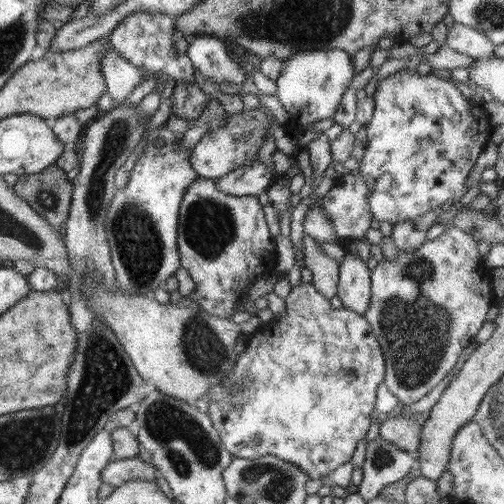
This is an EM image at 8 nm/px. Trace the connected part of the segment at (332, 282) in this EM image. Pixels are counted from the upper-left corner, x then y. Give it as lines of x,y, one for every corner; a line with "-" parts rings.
307,234
302,237
305,267
312,271
312,284
324,298
330,300
337,294
339,264
328,256

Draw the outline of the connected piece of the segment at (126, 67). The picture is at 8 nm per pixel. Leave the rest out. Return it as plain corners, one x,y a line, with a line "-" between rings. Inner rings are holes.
114,50
101,56
99,70
105,76
105,91
116,101
116,105
125,104
128,94
144,80
142,77
145,75

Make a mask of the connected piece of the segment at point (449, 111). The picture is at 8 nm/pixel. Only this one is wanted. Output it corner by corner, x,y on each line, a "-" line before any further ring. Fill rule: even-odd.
407,69
380,79
373,98
373,117
364,127
366,152
358,168
368,186
373,217
394,226
439,209
446,203
459,206
460,198
471,187
469,176
472,167
486,144
495,138
494,121
486,113
485,106
467,99
449,80

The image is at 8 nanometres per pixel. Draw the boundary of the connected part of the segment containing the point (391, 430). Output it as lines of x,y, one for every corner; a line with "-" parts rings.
404,408
381,418
379,435
408,454
416,454
421,444
424,423
429,416
428,411
423,414
412,414

